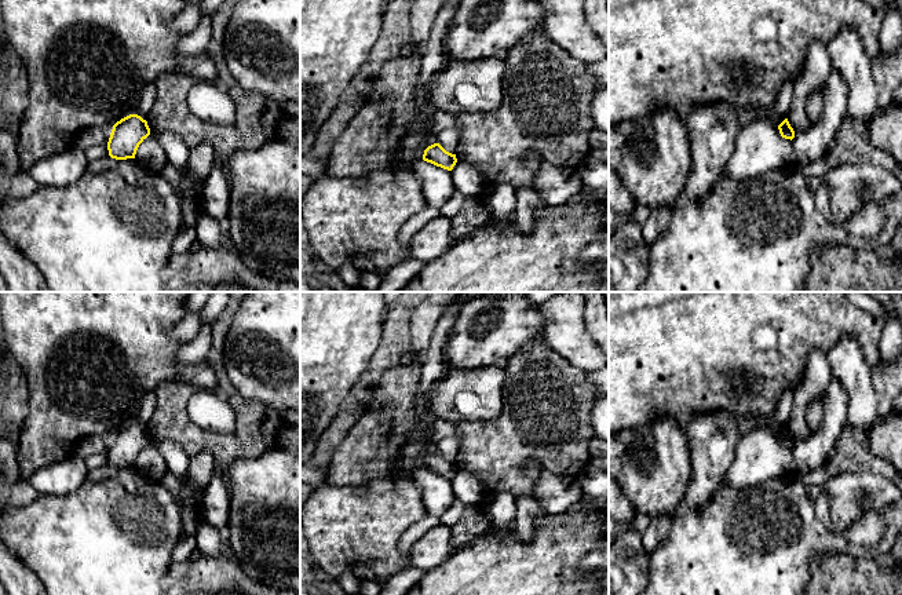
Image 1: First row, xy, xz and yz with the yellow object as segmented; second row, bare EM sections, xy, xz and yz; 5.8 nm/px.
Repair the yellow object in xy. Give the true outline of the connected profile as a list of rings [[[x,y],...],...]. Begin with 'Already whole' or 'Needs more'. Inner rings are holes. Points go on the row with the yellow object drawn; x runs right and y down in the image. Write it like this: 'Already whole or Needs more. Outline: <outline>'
Already whole. Outline: [[[129,114],[113,125],[107,150],[116,160],[135,158],[139,145],[150,135],[147,121],[138,114]]]

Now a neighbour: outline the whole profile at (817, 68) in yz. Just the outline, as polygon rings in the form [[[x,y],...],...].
[[[812,40],[804,63],[804,73],[795,84],[792,106],[786,116],[795,136],[811,129],[811,121],[806,113],[806,102],[812,92],[824,92],[825,83],[830,73],[830,58],[826,45]]]

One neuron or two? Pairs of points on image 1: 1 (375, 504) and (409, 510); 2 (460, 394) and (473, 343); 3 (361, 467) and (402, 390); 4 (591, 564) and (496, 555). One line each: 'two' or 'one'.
1: one
2: two
3: one
4: two

